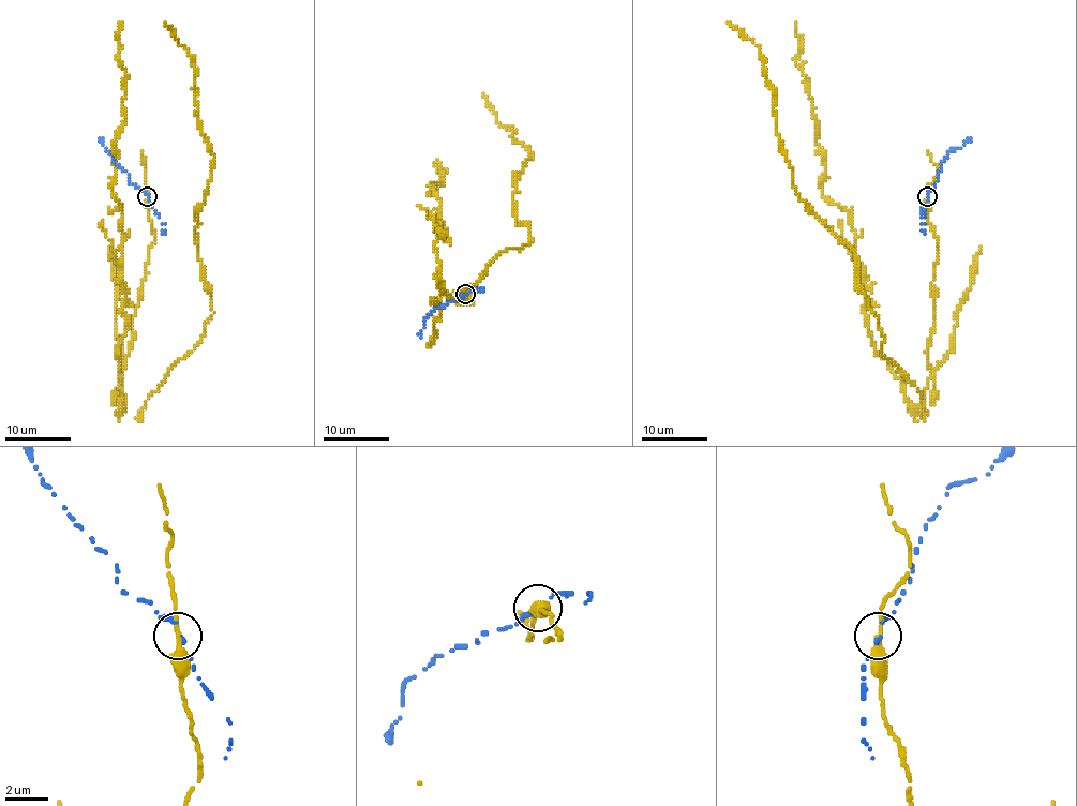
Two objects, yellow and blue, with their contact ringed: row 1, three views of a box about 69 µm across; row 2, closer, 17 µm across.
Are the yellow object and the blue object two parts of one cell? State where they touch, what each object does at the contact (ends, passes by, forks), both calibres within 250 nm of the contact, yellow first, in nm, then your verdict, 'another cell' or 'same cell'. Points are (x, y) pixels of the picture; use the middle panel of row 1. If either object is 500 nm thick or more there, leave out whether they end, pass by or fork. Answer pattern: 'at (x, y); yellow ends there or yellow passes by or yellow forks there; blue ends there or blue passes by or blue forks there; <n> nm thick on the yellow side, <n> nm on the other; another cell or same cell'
at (465, 294); yellow passes by; blue ends there; 280 nm thick on the yellow side, 200 nm on the other; another cell

